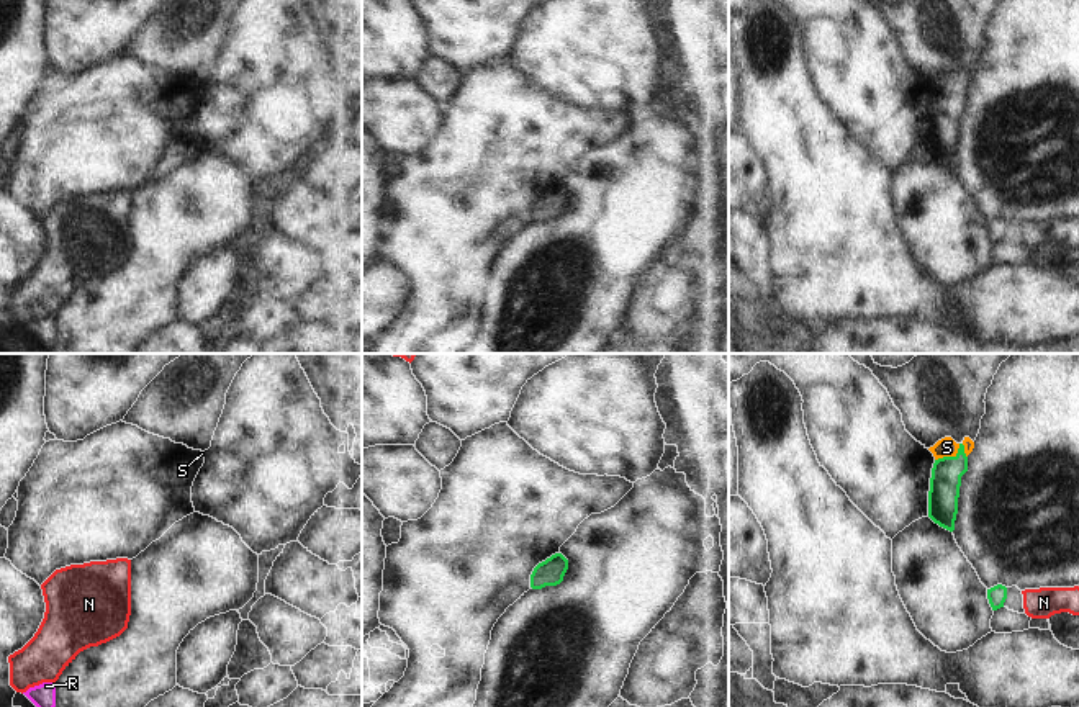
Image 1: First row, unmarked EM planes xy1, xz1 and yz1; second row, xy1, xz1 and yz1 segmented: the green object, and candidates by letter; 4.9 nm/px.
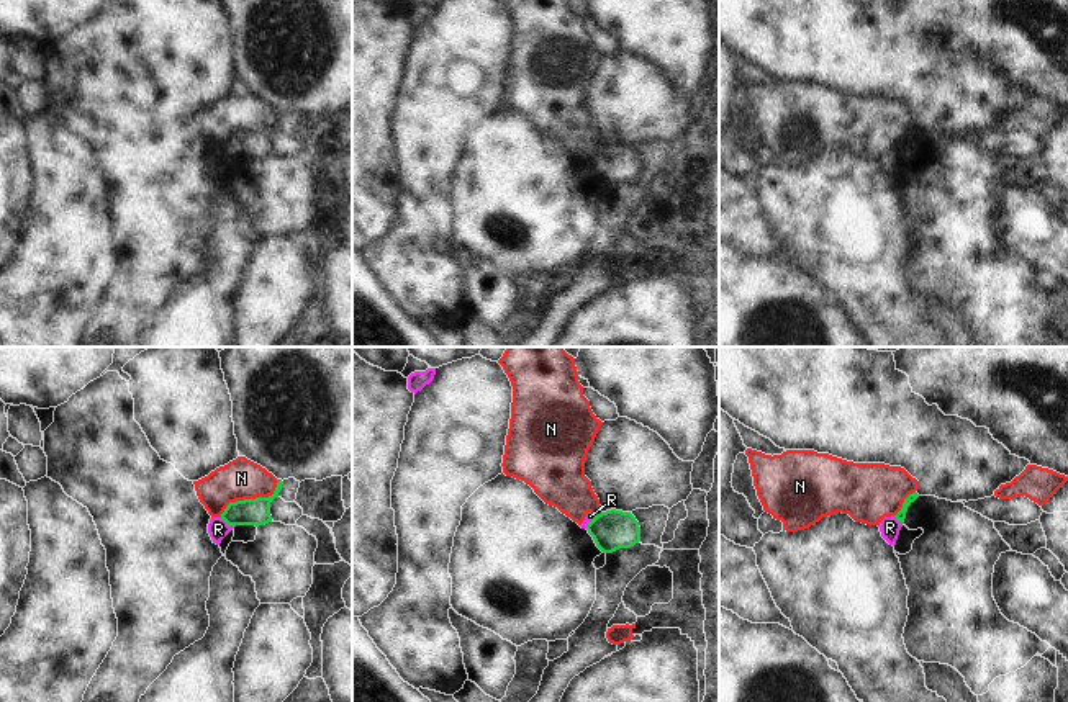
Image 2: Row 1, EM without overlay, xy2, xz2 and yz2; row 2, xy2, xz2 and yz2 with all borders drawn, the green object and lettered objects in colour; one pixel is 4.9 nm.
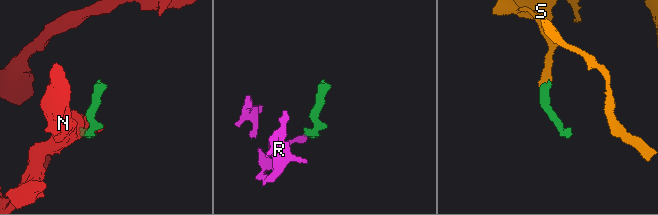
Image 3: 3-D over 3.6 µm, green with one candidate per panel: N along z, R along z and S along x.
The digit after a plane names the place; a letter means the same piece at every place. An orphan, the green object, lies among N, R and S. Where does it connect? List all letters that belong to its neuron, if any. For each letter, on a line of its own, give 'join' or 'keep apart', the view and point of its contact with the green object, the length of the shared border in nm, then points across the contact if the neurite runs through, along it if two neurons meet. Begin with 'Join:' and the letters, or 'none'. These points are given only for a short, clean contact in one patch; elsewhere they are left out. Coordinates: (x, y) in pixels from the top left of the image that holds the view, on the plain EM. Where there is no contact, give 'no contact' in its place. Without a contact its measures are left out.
Join: S
N: keep apart; meets green in xy2 at (251, 133); contact 340 nm long
R: keep apart; meets green in xy2 at (226, 156); contact 90 nm long; border along xy2 (220, 151), (233, 161)
S: join; meets green in yz1 at (952, 90); contact 170 nm long; runs through yz1 (947, 105), (952, 90), (947, 81)

